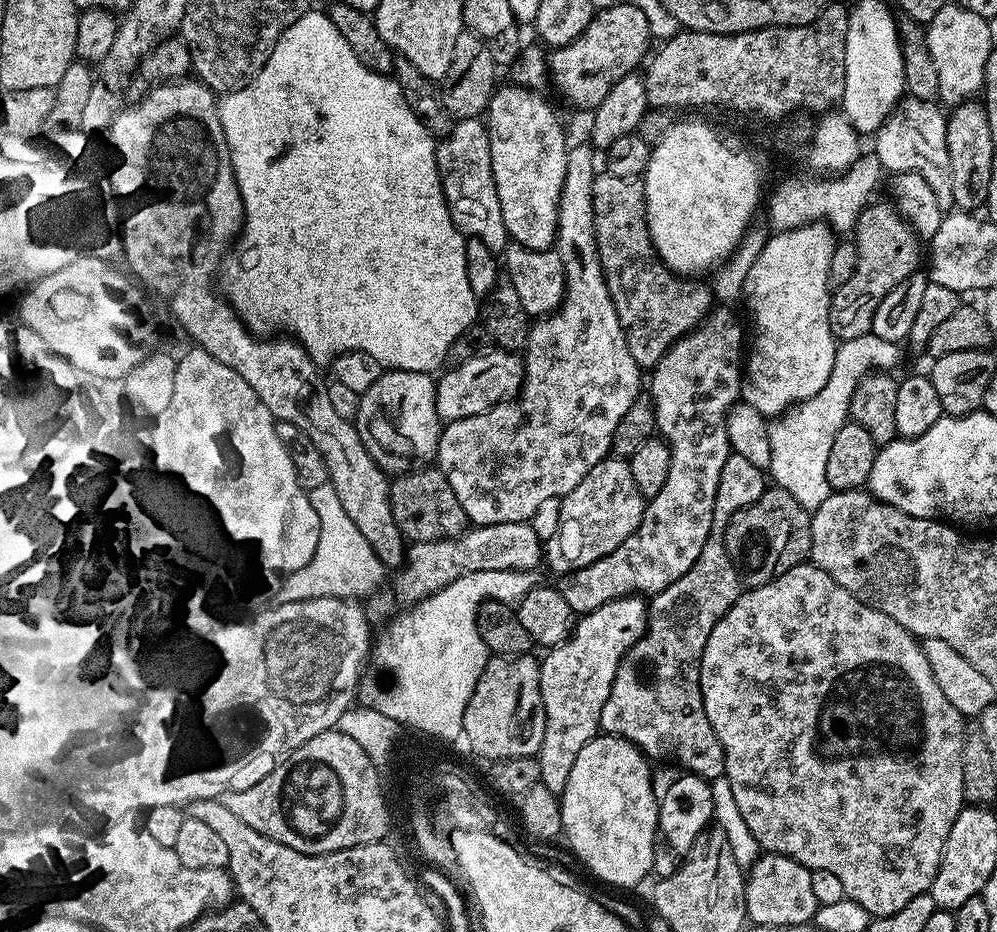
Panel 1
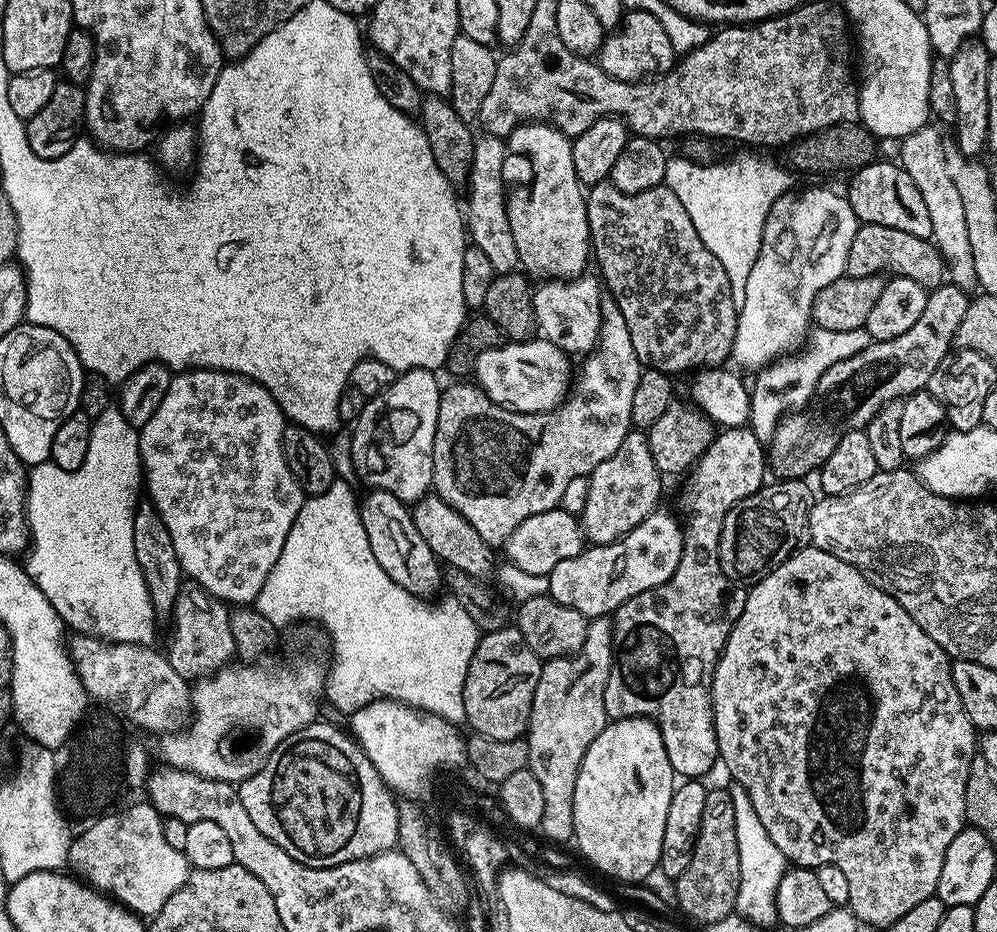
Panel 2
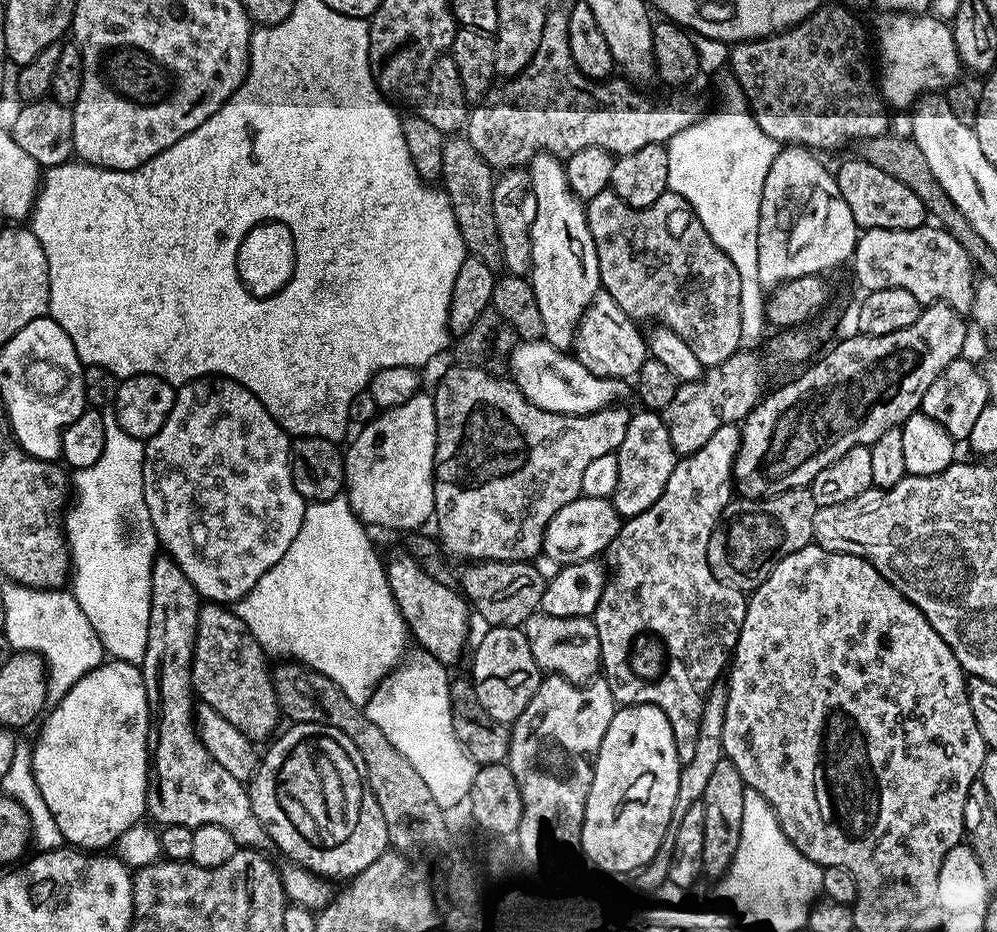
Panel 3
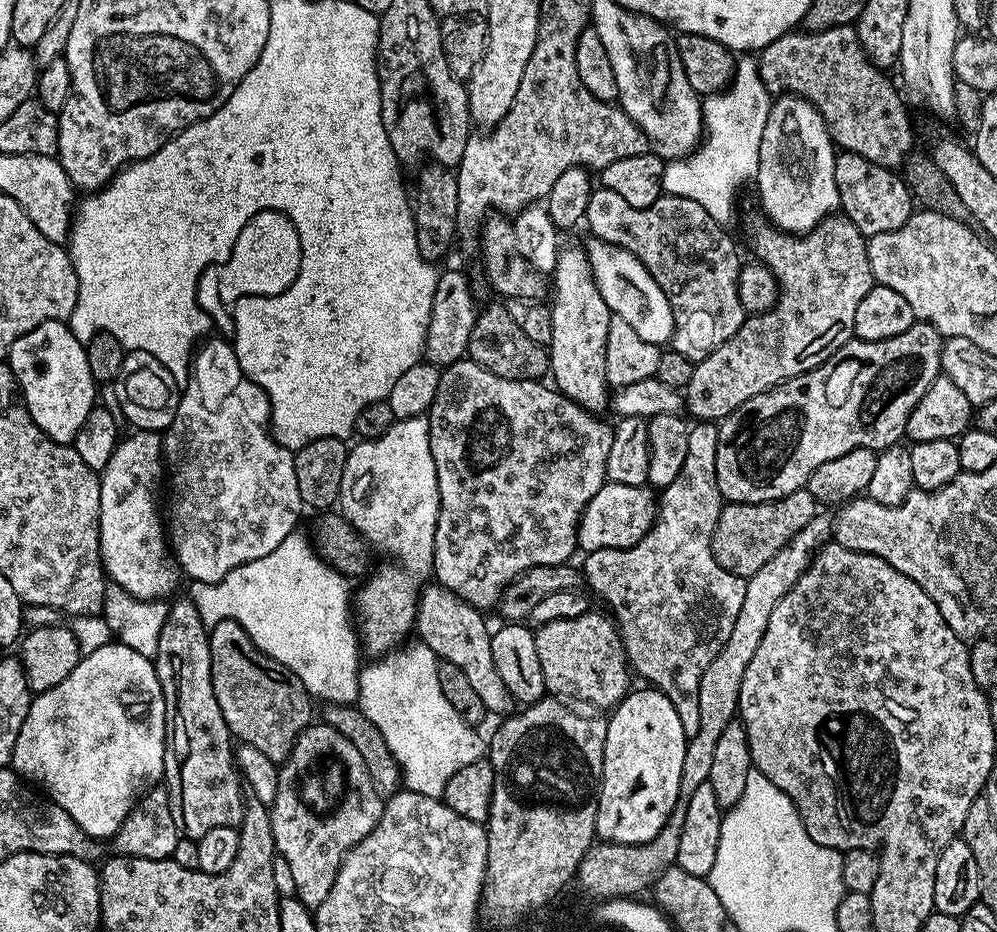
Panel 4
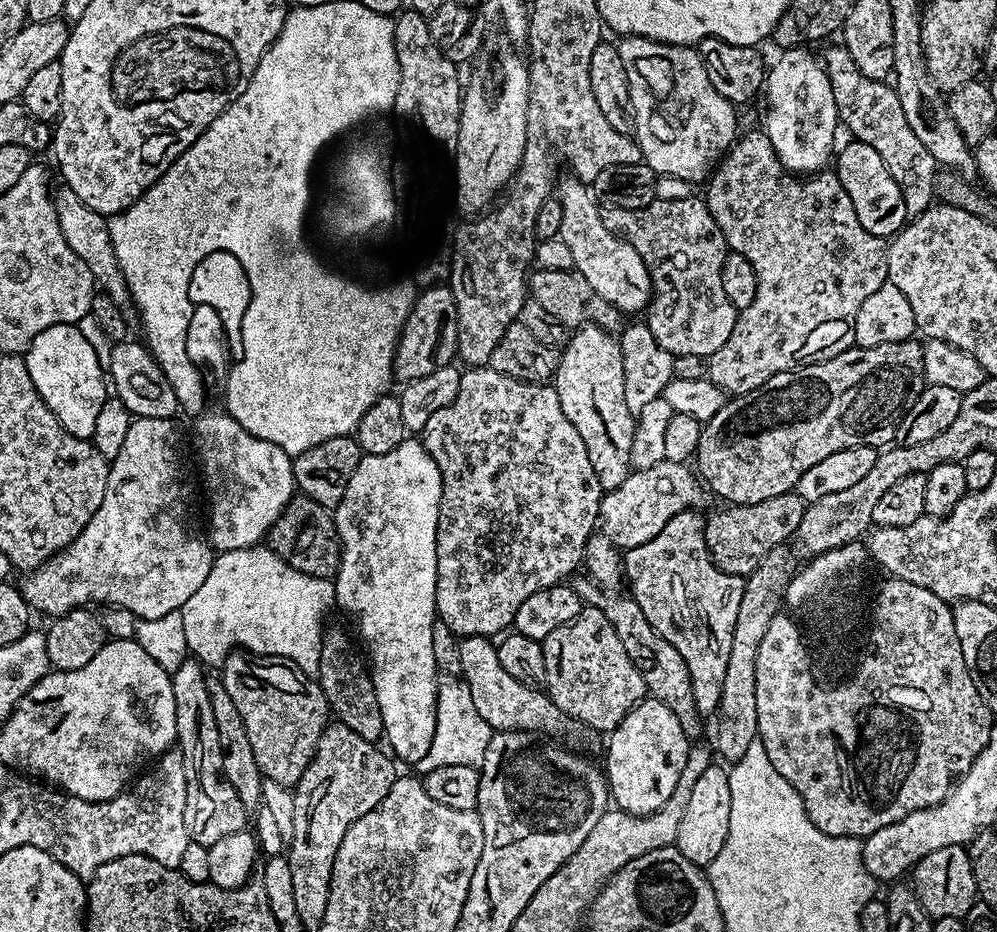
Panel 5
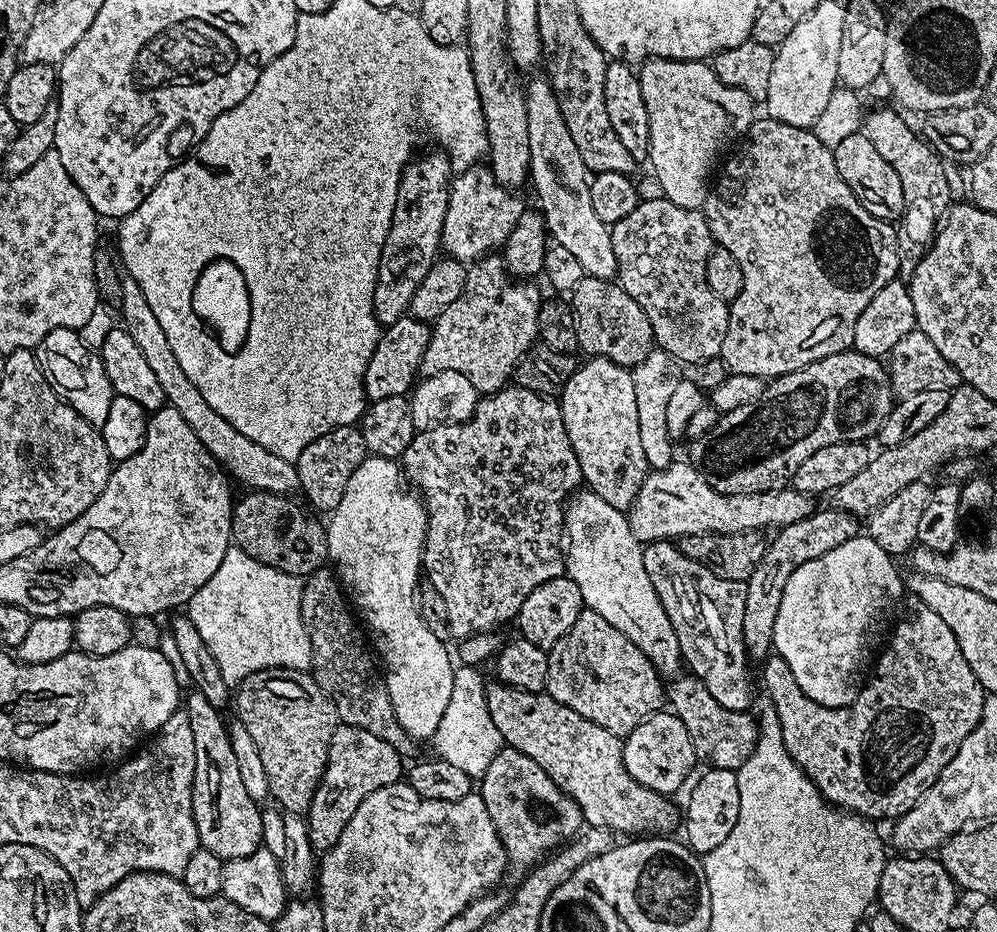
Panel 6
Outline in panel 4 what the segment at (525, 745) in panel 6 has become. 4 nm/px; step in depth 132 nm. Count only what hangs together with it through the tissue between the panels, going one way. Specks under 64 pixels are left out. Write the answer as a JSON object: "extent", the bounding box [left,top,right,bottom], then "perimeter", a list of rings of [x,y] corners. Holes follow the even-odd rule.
{"extent":[414,582,514,714],"perimeter":[[[432,582],[420,589],[414,632],[419,643],[430,646],[440,660],[454,662],[454,666],[466,674],[466,679],[474,685],[478,698],[482,698],[482,706],[489,713],[508,714],[513,711],[514,701],[510,690],[506,690],[506,682],[502,682],[498,670],[494,670],[494,658],[490,654],[492,632],[484,616],[481,609],[467,604],[458,598],[458,594],[446,590],[441,584]]]}

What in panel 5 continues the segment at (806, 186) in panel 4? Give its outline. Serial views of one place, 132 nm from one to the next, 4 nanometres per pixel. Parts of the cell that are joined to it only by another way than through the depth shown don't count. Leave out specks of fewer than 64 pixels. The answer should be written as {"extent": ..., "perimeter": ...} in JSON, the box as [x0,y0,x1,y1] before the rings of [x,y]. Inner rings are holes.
{"extent":[763,48,840,174],"perimeter":[[[786,48],[779,53],[776,65],[766,72],[766,96],[769,112],[764,116],[763,131],[767,132],[782,166],[793,174],[819,172],[833,155],[834,130],[840,119],[828,70],[809,50]]]}

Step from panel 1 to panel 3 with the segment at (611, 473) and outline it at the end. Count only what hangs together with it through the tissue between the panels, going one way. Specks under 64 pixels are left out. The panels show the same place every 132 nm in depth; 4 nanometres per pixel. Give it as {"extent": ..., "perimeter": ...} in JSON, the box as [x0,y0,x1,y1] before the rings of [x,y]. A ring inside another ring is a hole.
{"extent":[610,408,678,517],"perimeter":[[[645,408],[638,414],[633,413],[629,417],[625,437],[617,448],[615,458],[618,462],[618,478],[610,497],[611,502],[621,517],[642,514],[642,510],[654,506],[662,490],[666,490],[666,482],[670,482],[670,474],[678,459],[663,415]]]}

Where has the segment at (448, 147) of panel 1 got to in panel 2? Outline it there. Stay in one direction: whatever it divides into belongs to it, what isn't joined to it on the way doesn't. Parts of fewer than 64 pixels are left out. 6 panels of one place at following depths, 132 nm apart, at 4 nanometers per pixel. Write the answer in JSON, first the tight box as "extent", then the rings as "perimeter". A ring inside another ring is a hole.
{"extent":[466,135,520,274],"perimeter":[[[481,135],[474,146],[472,170],[468,174],[468,204],[466,200],[466,232],[471,243],[494,266],[497,274],[515,272],[520,268],[518,246],[514,246],[514,234],[510,234],[508,197],[504,188],[504,159],[509,159],[507,143],[501,137]]]}

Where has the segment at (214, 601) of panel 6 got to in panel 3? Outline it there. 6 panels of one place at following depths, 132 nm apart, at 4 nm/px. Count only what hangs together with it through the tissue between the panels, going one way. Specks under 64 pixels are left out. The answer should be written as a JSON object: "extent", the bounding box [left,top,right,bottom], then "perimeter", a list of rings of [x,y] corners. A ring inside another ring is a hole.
{"extent":[234,494,410,706],"perimeter":[[[341,494],[330,498],[326,502],[309,503],[304,509],[302,526],[298,526],[298,534],[294,538],[294,542],[290,542],[290,550],[286,550],[286,554],[282,554],[282,558],[278,558],[278,562],[274,562],[274,566],[270,566],[270,570],[266,570],[266,574],[262,574],[262,578],[258,578],[256,585],[248,591],[243,600],[239,601],[234,608],[236,615],[243,618],[244,625],[248,627],[250,634],[254,634],[256,641],[263,646],[265,653],[273,654],[272,652],[277,652],[280,658],[291,658],[293,661],[303,664],[305,669],[320,672],[326,678],[330,678],[330,682],[334,682],[339,686],[342,694],[346,694],[346,698],[350,698],[350,702],[361,706],[368,704],[376,687],[395,668],[400,667],[406,653],[409,651],[408,640],[410,644],[408,625],[404,623],[402,614],[394,602],[394,594],[390,590],[385,561],[383,559],[380,561],[380,556],[376,553],[376,548],[372,545],[372,540],[368,537],[367,531],[369,532],[369,529],[364,521],[354,514],[347,495]]]}

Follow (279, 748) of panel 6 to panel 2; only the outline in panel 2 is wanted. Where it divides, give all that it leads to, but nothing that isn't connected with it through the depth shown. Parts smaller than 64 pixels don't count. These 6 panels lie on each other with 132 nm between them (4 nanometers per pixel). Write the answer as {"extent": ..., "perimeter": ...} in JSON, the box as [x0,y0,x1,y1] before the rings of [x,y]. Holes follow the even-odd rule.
{"extent":[166,586,234,681],"perimeter":[[[199,586],[181,587],[178,598],[172,607],[172,641],[166,648],[171,666],[186,681],[208,678],[227,665],[234,656],[234,634],[230,634],[228,621],[229,605],[217,600]]]}

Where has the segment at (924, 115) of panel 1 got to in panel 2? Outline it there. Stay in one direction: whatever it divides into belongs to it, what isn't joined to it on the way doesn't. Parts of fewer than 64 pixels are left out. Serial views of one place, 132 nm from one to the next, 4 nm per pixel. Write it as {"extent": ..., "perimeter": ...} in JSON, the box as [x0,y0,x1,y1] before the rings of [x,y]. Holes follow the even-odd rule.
{"extent":[898,126,977,290],"perimeter":[[[925,126],[919,128],[917,132],[911,132],[905,136],[901,142],[901,154],[898,163],[901,168],[906,170],[906,174],[910,174],[914,186],[918,186],[918,191],[922,193],[922,199],[926,202],[926,211],[930,214],[930,237],[931,243],[935,244],[936,251],[947,261],[947,275],[950,277],[951,283],[957,284],[959,288],[972,290],[977,287],[976,271],[974,270],[974,254],[970,246],[970,238],[966,230],[966,210],[962,207],[962,198],[958,194],[958,186],[954,186],[954,178],[950,178],[950,170],[946,166],[946,158],[948,152],[944,144],[940,141],[939,127],[931,128]]]}

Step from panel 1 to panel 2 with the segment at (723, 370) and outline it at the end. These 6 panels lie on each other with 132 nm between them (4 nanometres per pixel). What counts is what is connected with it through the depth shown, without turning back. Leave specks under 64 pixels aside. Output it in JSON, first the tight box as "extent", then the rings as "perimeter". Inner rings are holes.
{"extent":[547,510,684,618],"perimeter":[[[654,510],[646,519],[638,526],[634,526],[621,536],[620,539],[614,541],[612,544],[598,544],[595,546],[585,547],[583,552],[579,552],[574,558],[566,558],[566,562],[558,562],[558,566],[554,566],[554,570],[550,570],[548,578],[547,595],[554,598],[554,602],[562,602],[562,606],[570,606],[570,610],[578,610],[578,614],[587,616],[589,618],[608,618],[619,610],[626,602],[630,602],[630,598],[634,598],[638,594],[642,594],[646,590],[654,590],[658,586],[662,586],[672,577],[674,570],[678,568],[678,562],[682,556],[684,549],[684,529],[679,519],[675,520],[668,512],[660,512],[661,510]]]}

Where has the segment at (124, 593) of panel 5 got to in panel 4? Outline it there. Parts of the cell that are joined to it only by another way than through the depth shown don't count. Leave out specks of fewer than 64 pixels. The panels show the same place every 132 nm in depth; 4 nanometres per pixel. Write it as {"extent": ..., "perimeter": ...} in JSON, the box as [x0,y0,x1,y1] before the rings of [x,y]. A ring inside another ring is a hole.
{"extent":[100,430,182,600],"perimeter":[[[139,430],[131,434],[117,444],[100,476],[100,561],[104,563],[107,579],[115,587],[125,588],[139,600],[158,600],[168,598],[182,580],[162,519],[160,483],[166,480],[162,436]]]}

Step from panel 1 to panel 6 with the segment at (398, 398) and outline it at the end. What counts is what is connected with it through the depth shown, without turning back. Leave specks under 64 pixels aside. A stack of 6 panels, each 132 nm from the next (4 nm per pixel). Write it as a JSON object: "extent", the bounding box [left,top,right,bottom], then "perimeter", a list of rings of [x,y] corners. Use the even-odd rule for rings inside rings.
{"extent":[327,454,454,741],"perimeter":[[[369,454],[362,466],[350,474],[342,502],[338,502],[329,520],[327,559],[351,607],[363,623],[368,623],[367,631],[376,635],[375,651],[378,656],[380,651],[384,685],[388,687],[394,714],[413,740],[431,741],[442,714],[446,714],[450,690],[454,690],[454,660],[452,664],[448,657],[449,645],[434,638],[432,626],[420,617],[416,606],[428,525],[424,502],[406,487],[396,460]]]}

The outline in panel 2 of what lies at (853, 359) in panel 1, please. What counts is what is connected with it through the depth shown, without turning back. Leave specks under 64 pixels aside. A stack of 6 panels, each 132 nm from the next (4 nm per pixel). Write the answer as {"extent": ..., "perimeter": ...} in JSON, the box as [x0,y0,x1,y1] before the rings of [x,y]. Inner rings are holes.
{"extent":[748,327,871,444],"perimeter":[[[864,327],[846,331],[819,328],[809,335],[807,345],[809,348],[802,356],[790,354],[773,361],[767,368],[761,369],[755,375],[757,378],[750,388],[751,410],[748,427],[756,438],[763,444],[771,441],[777,425],[785,414],[799,411],[809,405],[809,402],[815,397],[817,382],[820,381],[826,370],[838,362],[860,353],[871,343],[871,336]]]}

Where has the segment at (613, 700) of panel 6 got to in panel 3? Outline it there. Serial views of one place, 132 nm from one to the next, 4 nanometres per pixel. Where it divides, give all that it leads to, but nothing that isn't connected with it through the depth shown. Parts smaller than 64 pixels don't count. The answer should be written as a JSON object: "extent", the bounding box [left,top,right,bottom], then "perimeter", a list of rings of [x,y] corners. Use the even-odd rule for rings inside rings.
{"extent":[522,610,601,684],"perimeter":[[[537,610],[526,618],[522,627],[526,642],[530,642],[530,654],[534,654],[534,662],[538,662],[545,673],[561,676],[575,684],[586,684],[601,671],[600,643],[595,619],[587,616],[554,618]]]}

